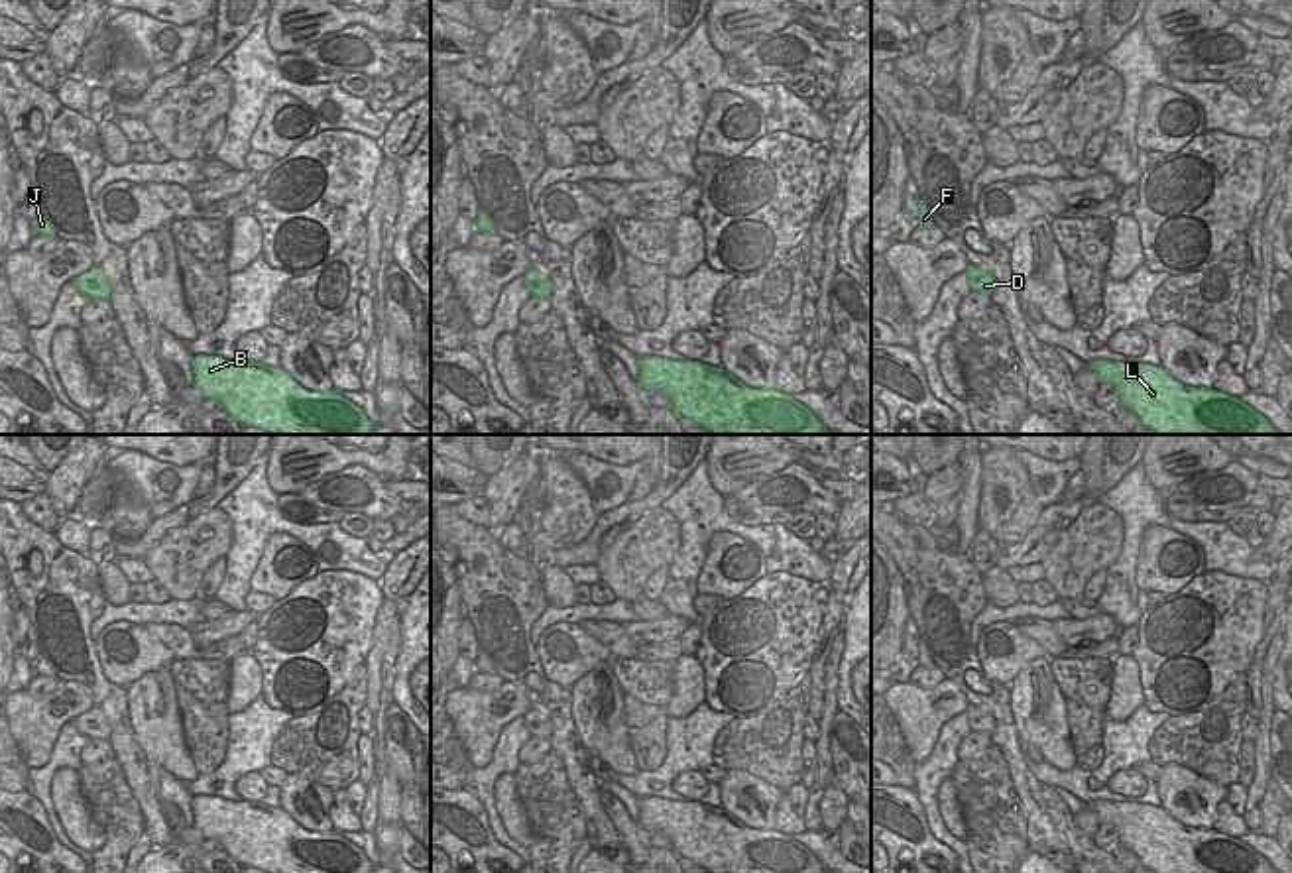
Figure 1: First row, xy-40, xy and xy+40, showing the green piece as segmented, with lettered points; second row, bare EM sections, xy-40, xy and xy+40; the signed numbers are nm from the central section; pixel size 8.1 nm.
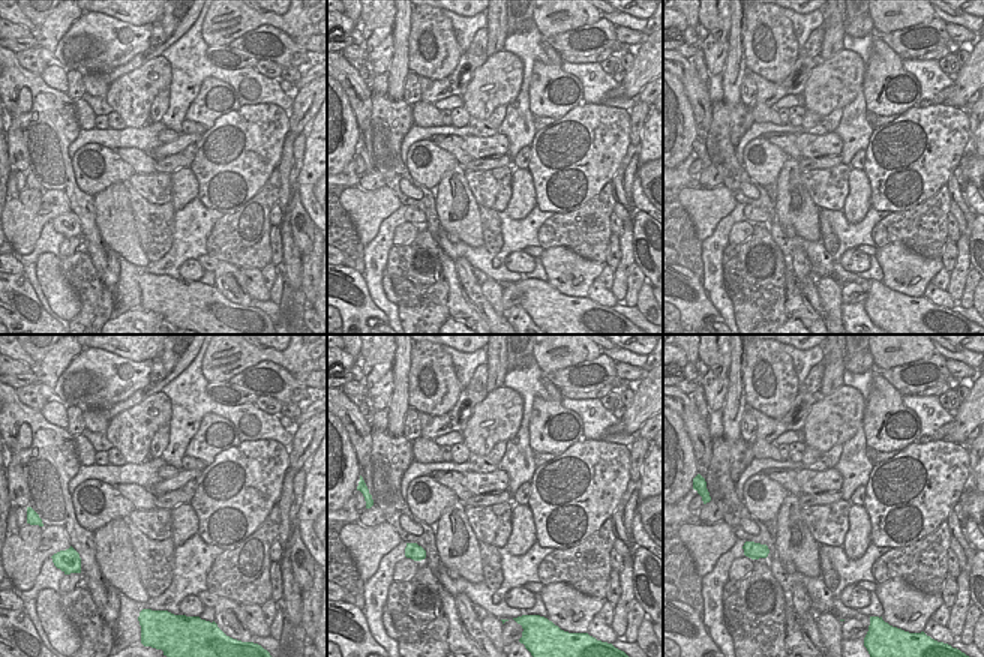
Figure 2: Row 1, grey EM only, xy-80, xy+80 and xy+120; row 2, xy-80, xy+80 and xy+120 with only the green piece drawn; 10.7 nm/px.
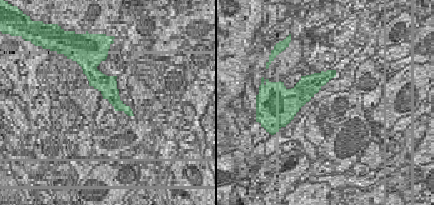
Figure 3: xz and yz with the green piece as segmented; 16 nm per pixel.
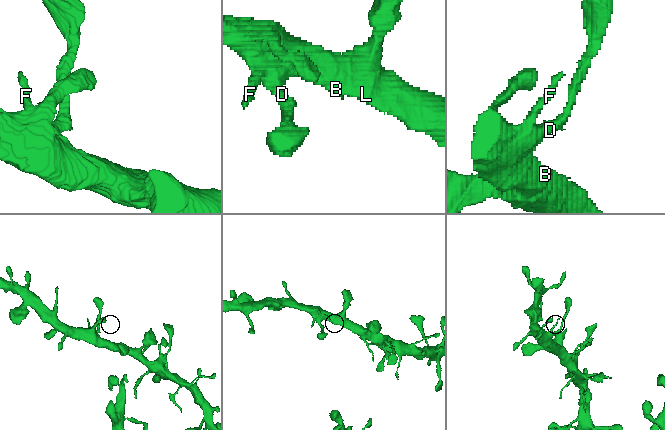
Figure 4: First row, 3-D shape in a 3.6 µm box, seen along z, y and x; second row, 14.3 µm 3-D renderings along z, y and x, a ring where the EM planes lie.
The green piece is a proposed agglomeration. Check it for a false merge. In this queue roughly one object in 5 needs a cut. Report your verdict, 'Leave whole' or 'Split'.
Leave whole

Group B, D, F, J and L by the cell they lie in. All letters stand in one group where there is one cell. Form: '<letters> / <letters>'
B D F J L

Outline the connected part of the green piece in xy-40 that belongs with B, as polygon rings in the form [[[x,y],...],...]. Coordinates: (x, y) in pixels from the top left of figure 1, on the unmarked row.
[[[220,796],[191,798],[193,828],[216,840],[242,867],[265,873],[374,873],[366,853],[338,832],[309,832],[283,808],[232,802]]]

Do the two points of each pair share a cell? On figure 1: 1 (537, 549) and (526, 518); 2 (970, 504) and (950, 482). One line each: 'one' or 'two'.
1: two
2: two

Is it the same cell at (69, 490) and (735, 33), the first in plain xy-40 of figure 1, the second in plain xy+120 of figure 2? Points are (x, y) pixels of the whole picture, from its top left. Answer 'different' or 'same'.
different

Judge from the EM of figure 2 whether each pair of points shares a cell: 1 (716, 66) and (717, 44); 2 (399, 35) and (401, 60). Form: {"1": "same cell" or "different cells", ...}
{"1": "same cell", "2": "same cell"}

